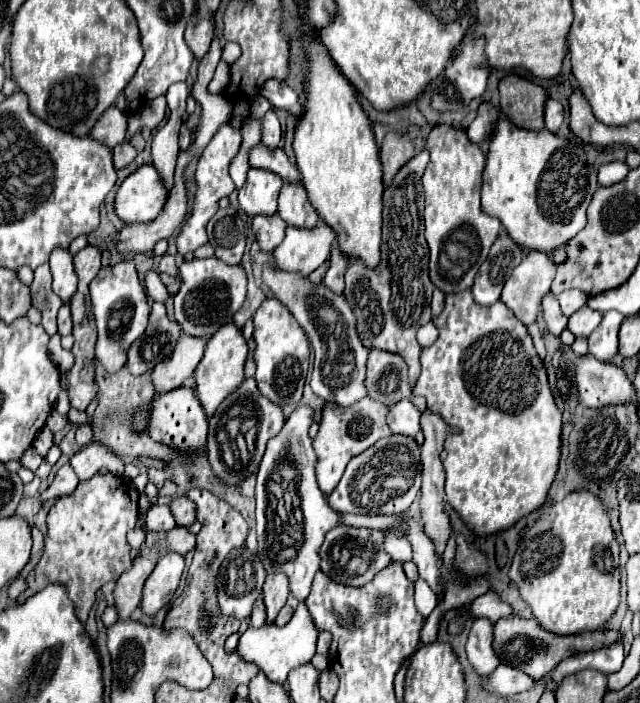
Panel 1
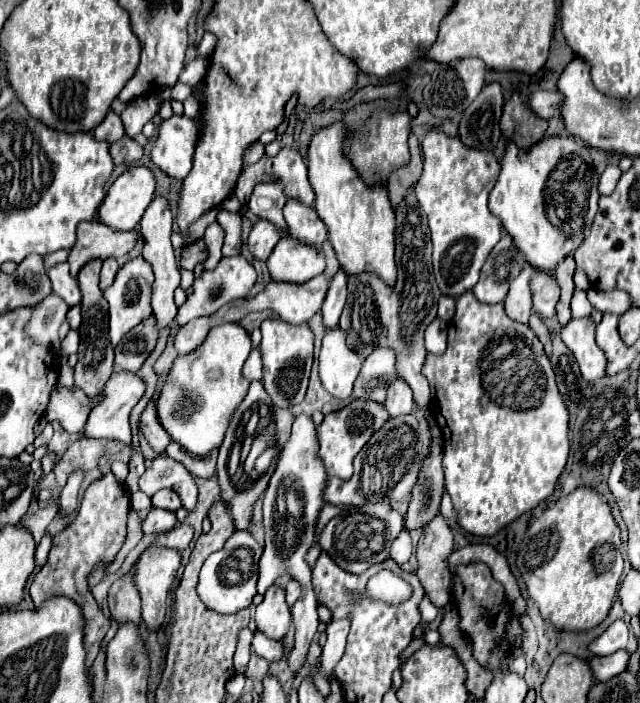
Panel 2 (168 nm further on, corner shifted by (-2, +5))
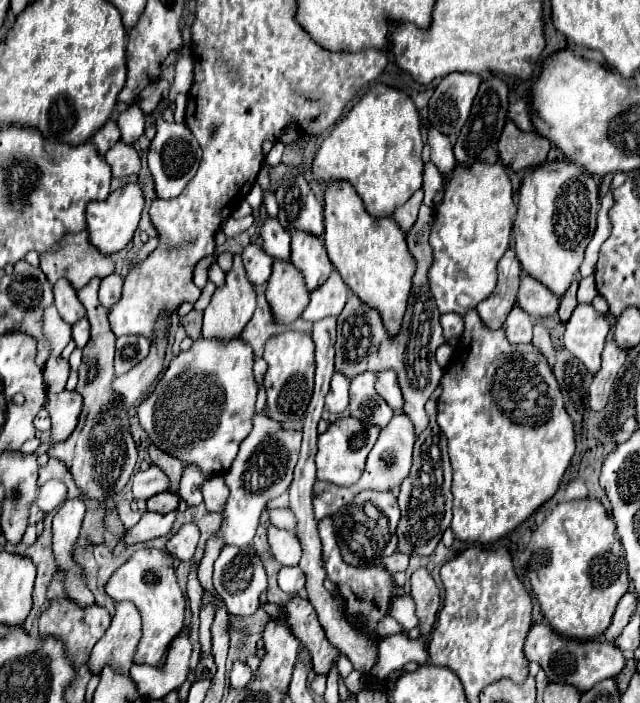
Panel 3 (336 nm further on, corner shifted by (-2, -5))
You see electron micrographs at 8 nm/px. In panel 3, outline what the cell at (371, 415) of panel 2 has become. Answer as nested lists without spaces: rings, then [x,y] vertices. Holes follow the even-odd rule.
[[[350,415],[334,421],[328,427],[328,431],[318,437],[318,443],[316,443],[316,447],[318,447],[318,453],[316,453],[318,479],[328,481],[328,483],[336,483],[336,485],[342,485],[342,487],[356,483],[360,479],[360,475],[364,473],[366,457],[368,457],[370,449],[374,447],[378,433],[380,433],[380,429],[376,425],[358,423]]]

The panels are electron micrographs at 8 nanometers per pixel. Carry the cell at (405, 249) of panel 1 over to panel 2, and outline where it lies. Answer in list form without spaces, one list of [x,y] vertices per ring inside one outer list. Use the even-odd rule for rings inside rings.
[[[410,187],[402,203],[394,207],[396,213],[396,267],[398,281],[394,287],[386,285],[374,273],[362,273],[348,277],[348,301],[340,317],[340,327],[348,333],[348,345],[362,357],[370,355],[376,347],[390,347],[396,351],[396,369],[400,377],[414,391],[418,407],[426,409],[430,403],[428,381],[424,381],[420,369],[426,357],[424,329],[436,317],[436,303],[442,295],[432,273],[432,243],[430,229]]]

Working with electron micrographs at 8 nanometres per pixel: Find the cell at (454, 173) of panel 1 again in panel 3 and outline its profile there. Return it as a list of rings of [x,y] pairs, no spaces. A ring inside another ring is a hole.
[[[500,161],[494,165],[474,163],[470,167],[454,167],[444,179],[446,193],[436,209],[430,233],[434,261],[428,269],[428,279],[440,313],[466,315],[494,291],[496,263],[510,245],[516,203],[512,183]]]

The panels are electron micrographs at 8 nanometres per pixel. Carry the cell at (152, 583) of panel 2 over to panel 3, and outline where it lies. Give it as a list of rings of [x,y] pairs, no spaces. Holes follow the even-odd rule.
[[[140,549],[124,565],[120,565],[106,583],[106,593],[114,601],[132,601],[142,613],[142,639],[138,643],[134,663],[158,665],[168,651],[168,643],[184,627],[186,593],[180,589],[174,573],[174,559],[166,551]]]

